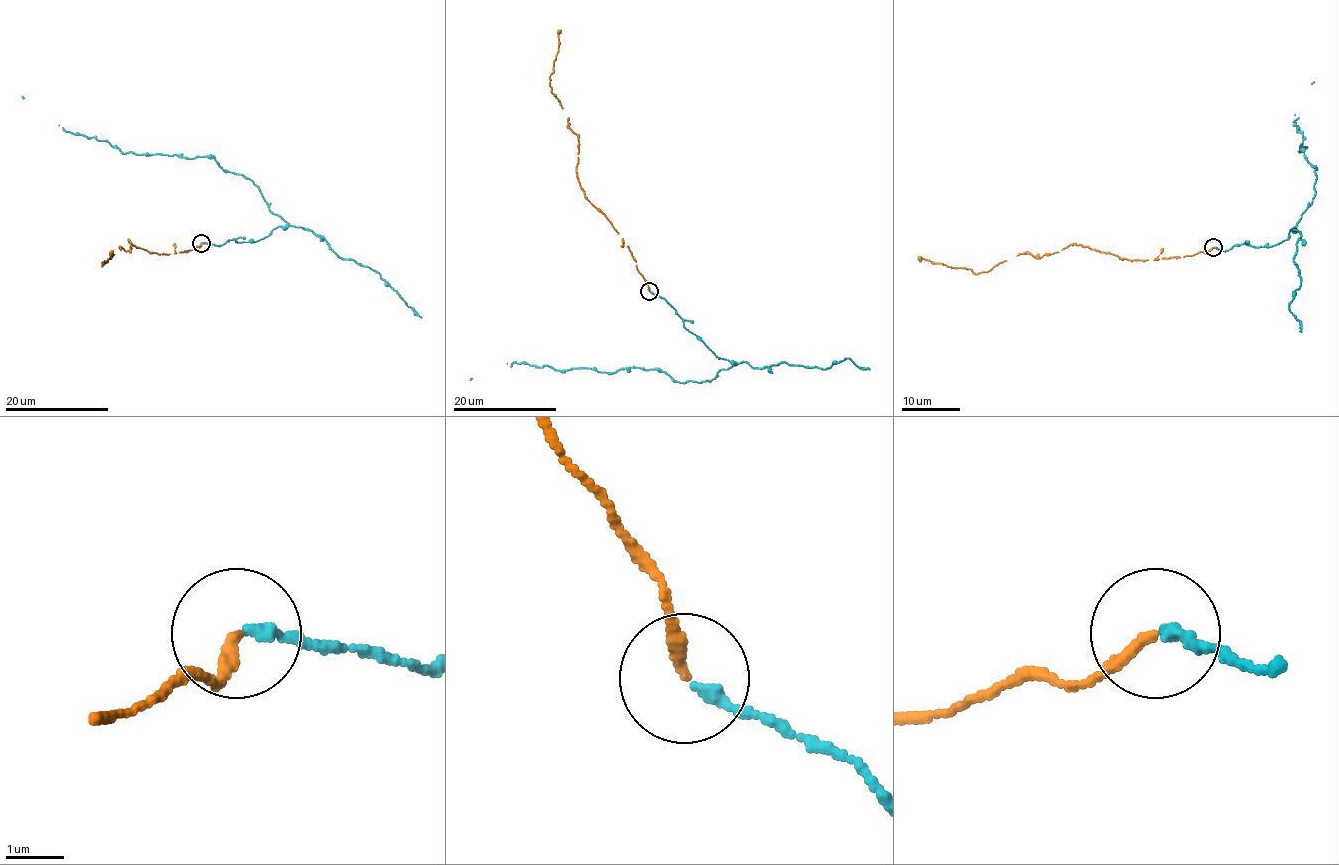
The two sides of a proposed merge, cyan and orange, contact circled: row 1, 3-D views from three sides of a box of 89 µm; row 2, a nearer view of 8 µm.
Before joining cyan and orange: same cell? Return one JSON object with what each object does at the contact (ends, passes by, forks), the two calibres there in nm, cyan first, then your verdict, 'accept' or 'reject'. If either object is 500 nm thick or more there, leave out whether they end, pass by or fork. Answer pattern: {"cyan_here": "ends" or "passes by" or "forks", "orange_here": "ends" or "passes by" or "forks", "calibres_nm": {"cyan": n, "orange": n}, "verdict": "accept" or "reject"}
{"cyan_here": "ends", "orange_here": "ends", "calibres_nm": {"cyan": 190, "orange": 190}, "verdict": "accept"}

